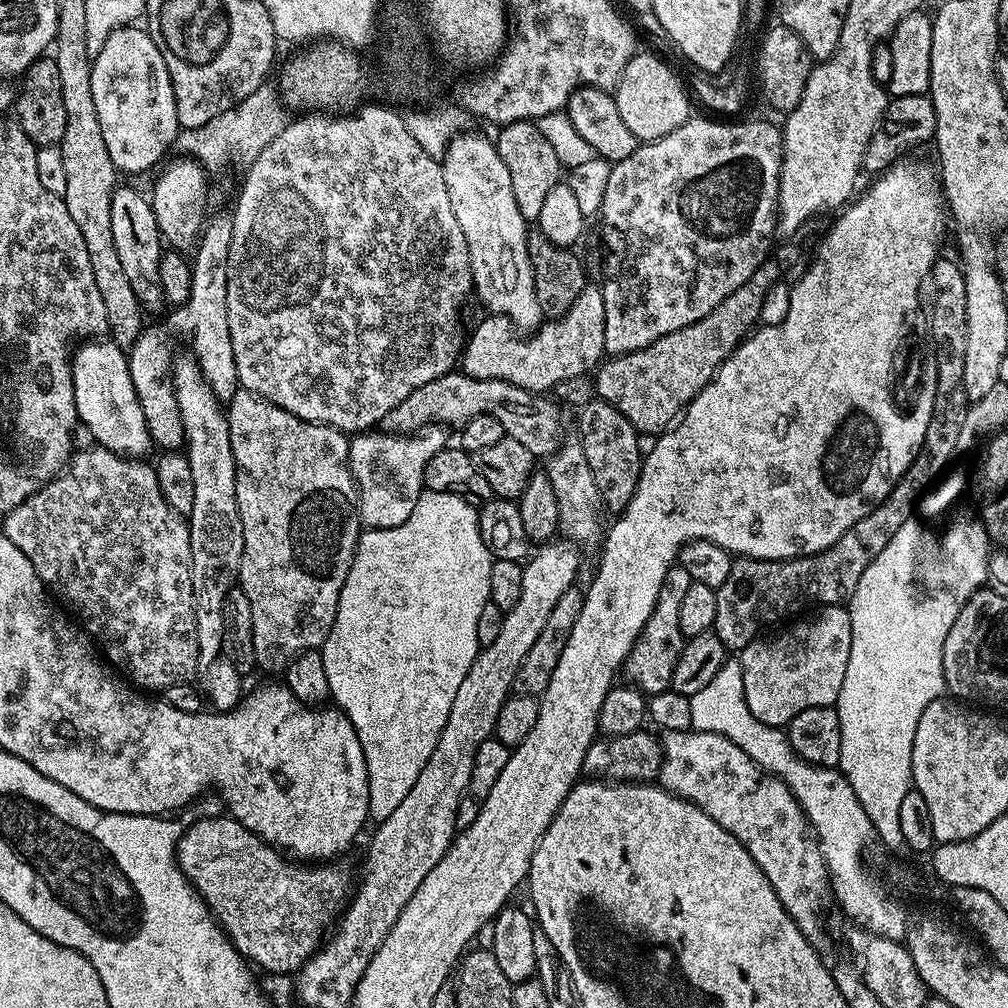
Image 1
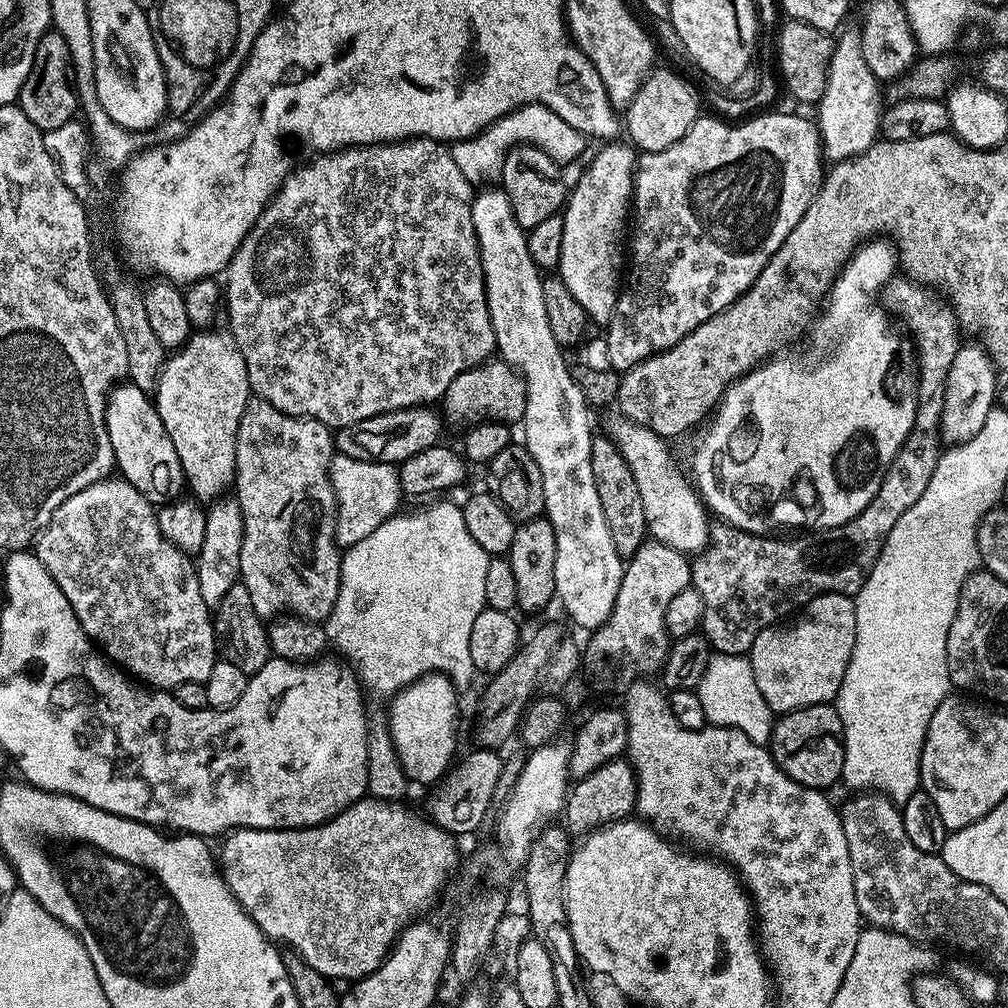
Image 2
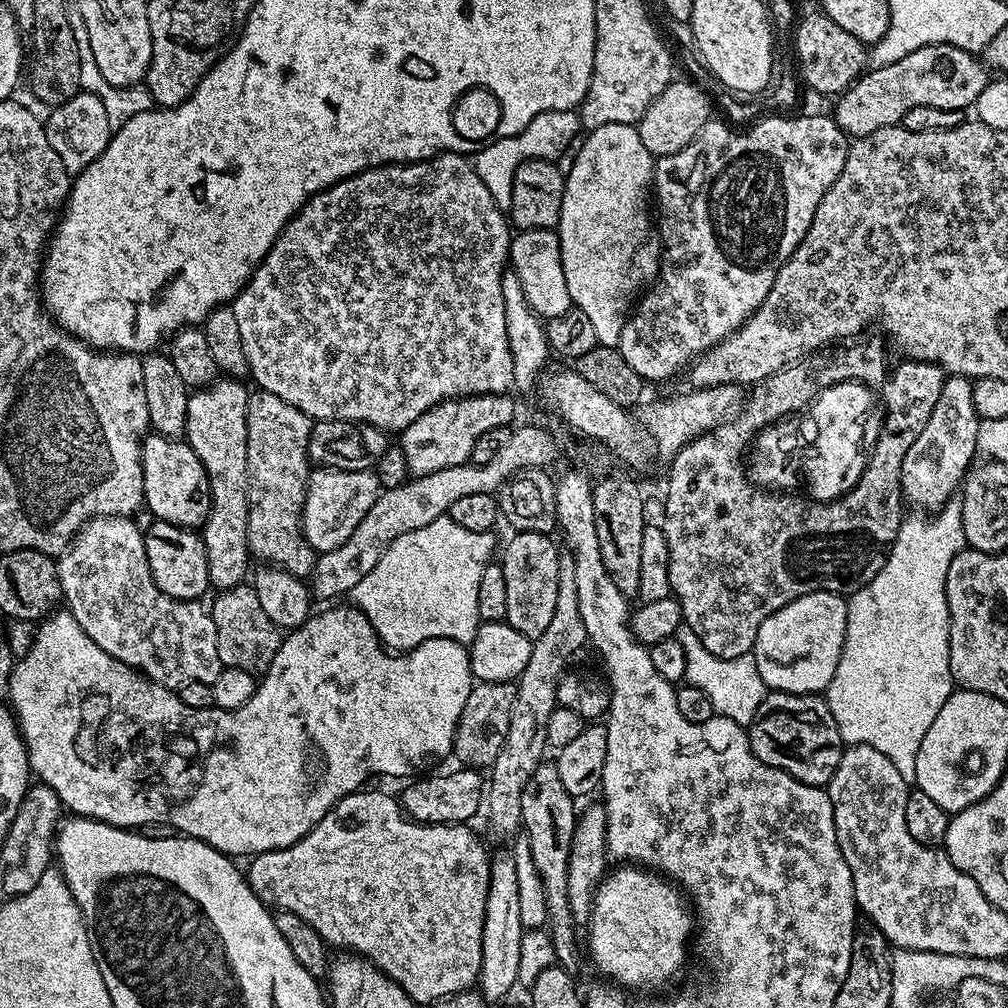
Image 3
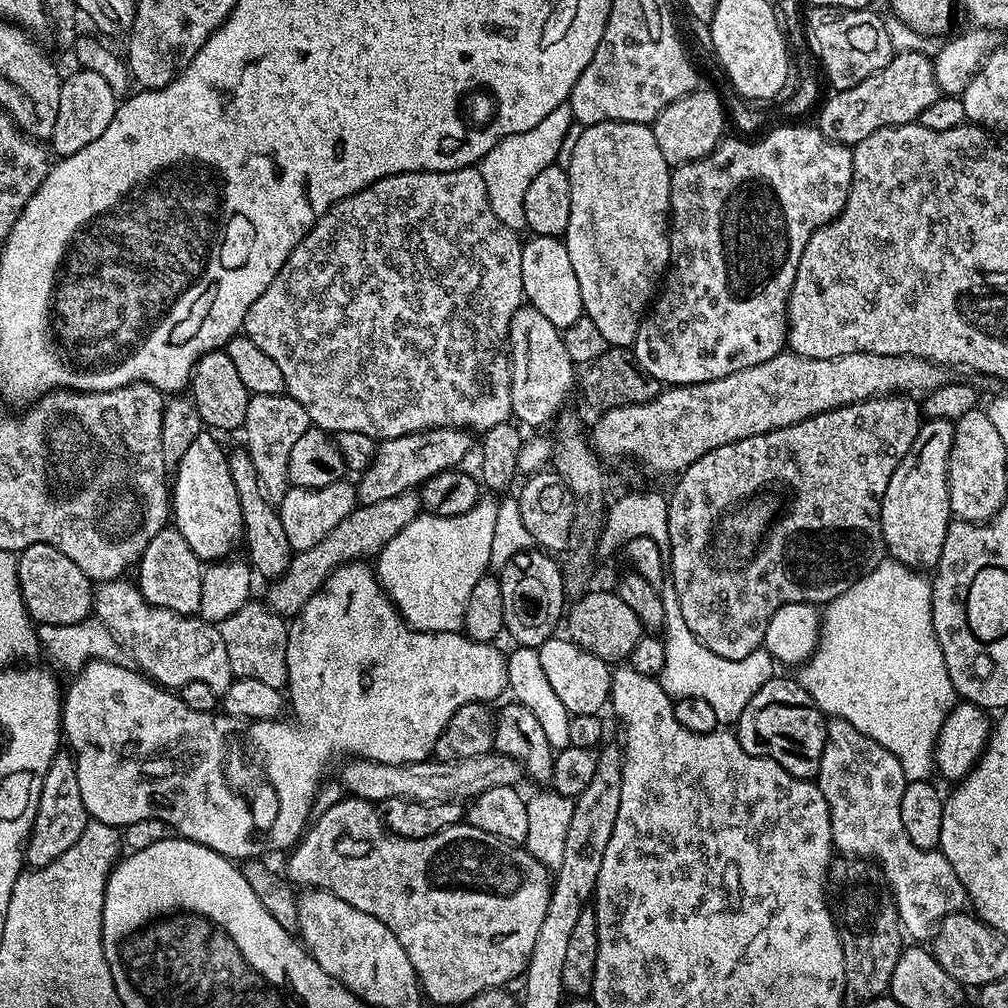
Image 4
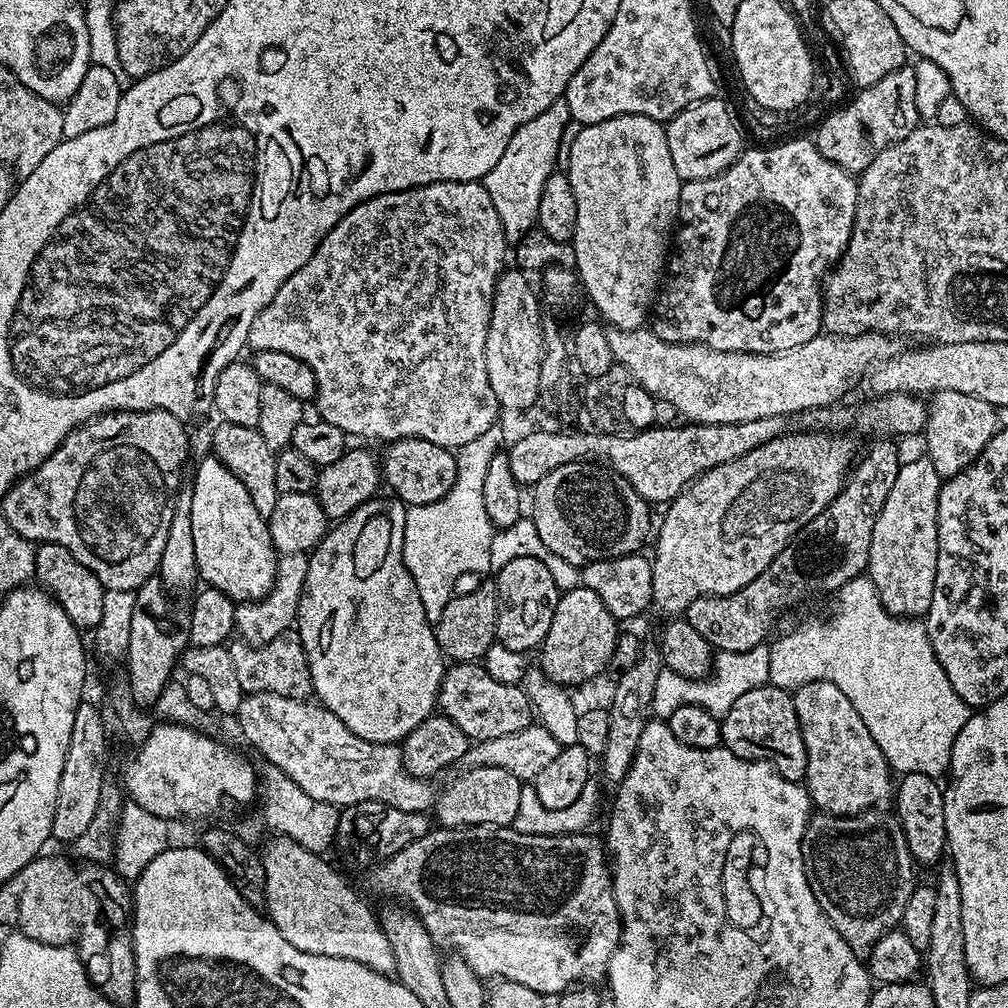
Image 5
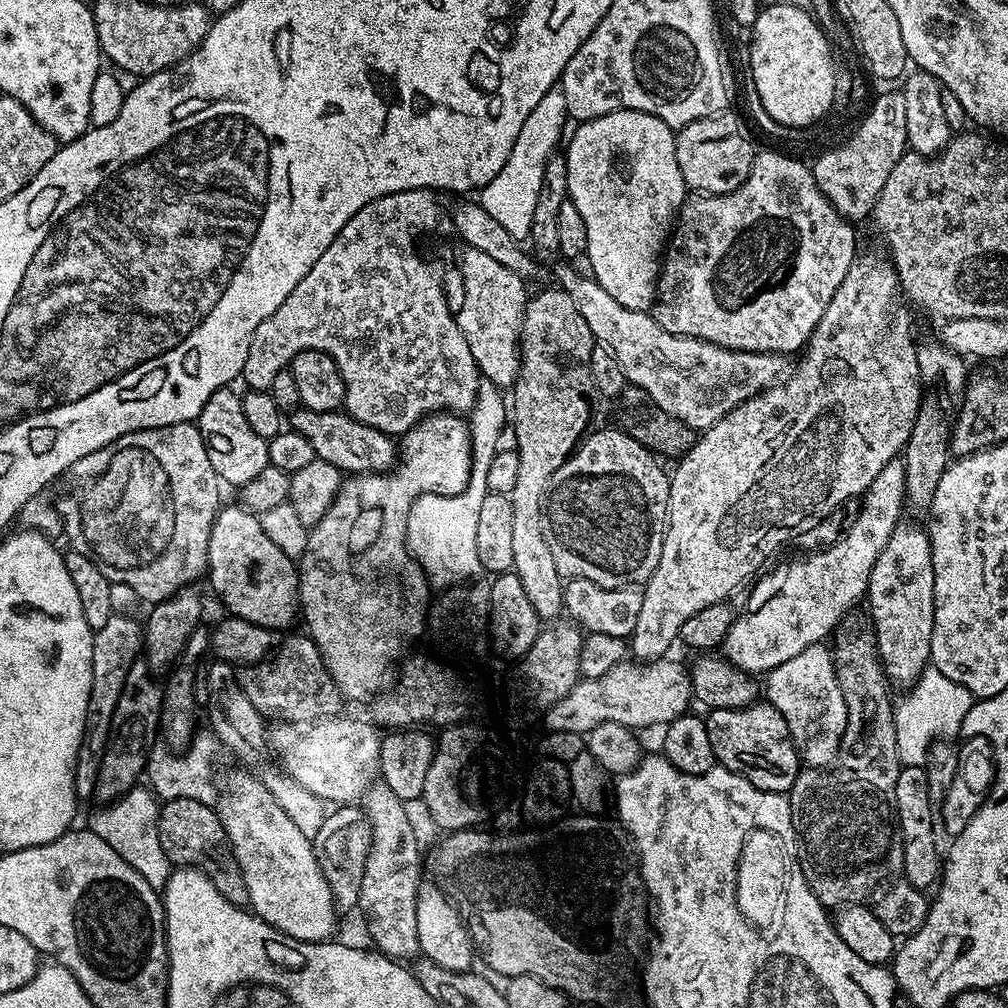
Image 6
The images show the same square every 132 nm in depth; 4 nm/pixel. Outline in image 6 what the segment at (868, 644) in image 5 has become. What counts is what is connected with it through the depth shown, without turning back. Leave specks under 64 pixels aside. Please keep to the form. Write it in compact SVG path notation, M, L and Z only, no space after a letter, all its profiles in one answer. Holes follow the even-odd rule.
M931 666L903 696L904 700L898 700L894 708L899 758L905 767L923 767L930 748L937 740L952 738L959 733L961 722L972 709L976 698L964 686L951 682L950 678Z

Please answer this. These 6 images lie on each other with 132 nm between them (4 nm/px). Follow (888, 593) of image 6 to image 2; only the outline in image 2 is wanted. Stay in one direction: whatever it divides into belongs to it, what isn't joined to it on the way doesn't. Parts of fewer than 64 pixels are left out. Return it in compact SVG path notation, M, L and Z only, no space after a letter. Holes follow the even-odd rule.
M961 343L958 354L954 354L954 362L950 366L950 374L946 382L946 398L942 404L940 439L945 445L966 442L974 438L978 430L982 430L982 426L986 423L986 414L990 414L990 410L998 404L996 375L998 375L998 369L988 357L983 344Z

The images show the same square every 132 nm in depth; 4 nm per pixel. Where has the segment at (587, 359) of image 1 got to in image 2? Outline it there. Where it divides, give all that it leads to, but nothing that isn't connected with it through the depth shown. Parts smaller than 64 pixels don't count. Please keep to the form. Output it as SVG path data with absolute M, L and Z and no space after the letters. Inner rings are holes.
M493 358L458 374L458 378L454 378L454 382L450 382L444 392L443 404L443 415L456 424L471 426L485 420L499 420L509 426L516 426L523 421L526 414L526 386L523 377L513 365Z

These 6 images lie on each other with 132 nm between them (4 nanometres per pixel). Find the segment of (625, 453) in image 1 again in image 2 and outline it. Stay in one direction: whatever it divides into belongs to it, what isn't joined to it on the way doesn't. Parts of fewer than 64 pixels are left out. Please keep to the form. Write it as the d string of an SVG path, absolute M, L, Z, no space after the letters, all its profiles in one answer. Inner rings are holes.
M606 434L593 435L590 458L594 482L598 486L598 498L602 498L602 514L606 514L606 526L610 530L610 539L614 541L620 557L633 556L648 536L648 523L642 506L642 494L638 494L638 482L634 482L634 474L626 464L626 458Z

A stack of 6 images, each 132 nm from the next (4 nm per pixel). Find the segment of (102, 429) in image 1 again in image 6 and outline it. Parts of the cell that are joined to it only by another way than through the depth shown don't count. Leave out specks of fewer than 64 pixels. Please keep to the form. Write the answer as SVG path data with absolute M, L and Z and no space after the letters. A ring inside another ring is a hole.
M239 503L221 507L217 512L210 538L208 539L208 570L206 580L212 583L212 588L216 591L216 596L225 604L233 616L239 616L246 622L254 622L262 628L277 630L284 628L292 619L297 619L302 608L300 598L300 586L302 583L301 573L298 571L298 564L293 557L282 554L274 542L266 535L266 530L262 530L262 522L259 515L248 511Z

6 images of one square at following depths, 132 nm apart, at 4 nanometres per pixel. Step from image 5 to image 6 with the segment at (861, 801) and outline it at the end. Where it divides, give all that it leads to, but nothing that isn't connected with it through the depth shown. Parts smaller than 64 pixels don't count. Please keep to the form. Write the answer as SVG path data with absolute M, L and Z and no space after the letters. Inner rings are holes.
M821 642L814 646L806 646L806 650L802 650L802 654L794 654L794 658L790 658L790 662L782 662L782 666L767 673L766 700L786 718L792 741L796 743L796 749L800 752L801 761L807 767L808 764L812 767L809 769L824 770L837 763L838 753L836 754L836 751L839 749L841 751L843 745L843 736L848 724L848 710L846 698L838 686L834 652L827 643Z

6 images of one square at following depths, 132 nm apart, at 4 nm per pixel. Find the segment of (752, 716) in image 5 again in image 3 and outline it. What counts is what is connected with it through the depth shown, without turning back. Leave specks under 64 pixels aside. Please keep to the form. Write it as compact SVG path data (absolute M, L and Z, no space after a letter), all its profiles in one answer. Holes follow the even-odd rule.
M769 691L761 699L758 714L754 714L746 731L750 750L754 750L757 758L778 770L789 772L795 780L801 780L815 788L824 788L830 782L830 778L834 778L834 770L838 770L838 762L846 747L844 739L838 734L838 722L834 722L834 714L830 714L827 699L816 694L799 696L789 692Z

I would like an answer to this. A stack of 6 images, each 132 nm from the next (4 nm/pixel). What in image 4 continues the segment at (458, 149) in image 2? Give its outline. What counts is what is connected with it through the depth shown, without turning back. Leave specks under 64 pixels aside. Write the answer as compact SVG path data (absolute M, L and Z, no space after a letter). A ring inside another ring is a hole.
M565 102L559 104L538 126L530 126L530 130L522 130L522 134L510 134L502 138L479 162L482 182L486 182L486 194L490 202L490 210L498 214L498 222L510 231L520 234L526 229L526 210L522 202L526 202L526 190L534 177L542 174L546 166L556 163L558 149L566 138L566 130L574 123L572 108Z

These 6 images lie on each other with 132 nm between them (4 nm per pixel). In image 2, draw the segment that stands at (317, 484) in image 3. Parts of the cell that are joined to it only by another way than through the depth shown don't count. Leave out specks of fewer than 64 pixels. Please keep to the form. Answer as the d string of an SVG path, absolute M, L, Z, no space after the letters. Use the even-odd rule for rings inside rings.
M336 454L330 462L330 482L336 495L336 542L341 549L347 550L362 542L362 538L374 534L382 522L401 511L400 474L395 464L362 462Z

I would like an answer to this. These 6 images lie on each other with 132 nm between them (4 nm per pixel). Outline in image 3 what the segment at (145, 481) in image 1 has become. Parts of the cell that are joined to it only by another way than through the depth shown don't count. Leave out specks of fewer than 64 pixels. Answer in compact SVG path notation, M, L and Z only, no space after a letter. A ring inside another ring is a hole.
M96 516L89 520L73 538L68 548L60 553L56 560L56 569L60 579L60 595L63 603L68 603L67 611L76 619L80 631L88 635L88 638L104 651L106 656L118 658L121 664L128 665L129 669L143 674L147 679L153 680L160 687L175 690L186 682L206 682L212 684L218 678L222 667L218 658L218 642L216 641L216 631L214 630L214 618L207 607L203 608L200 600L175 600L170 594L162 594L150 574L150 566L146 558L146 546L144 545L144 534L141 525L136 525L135 519L126 516Z

